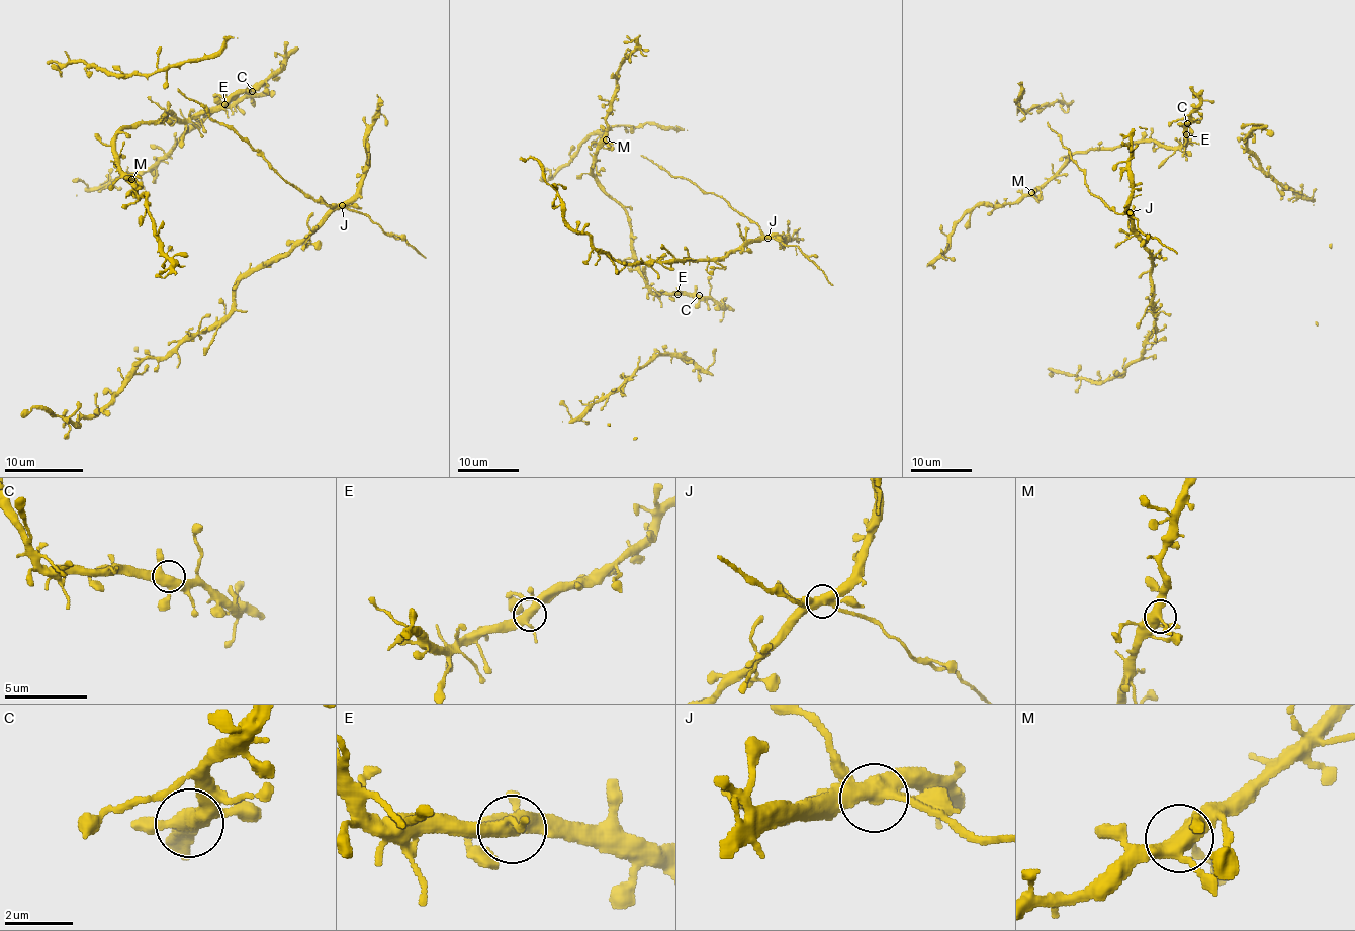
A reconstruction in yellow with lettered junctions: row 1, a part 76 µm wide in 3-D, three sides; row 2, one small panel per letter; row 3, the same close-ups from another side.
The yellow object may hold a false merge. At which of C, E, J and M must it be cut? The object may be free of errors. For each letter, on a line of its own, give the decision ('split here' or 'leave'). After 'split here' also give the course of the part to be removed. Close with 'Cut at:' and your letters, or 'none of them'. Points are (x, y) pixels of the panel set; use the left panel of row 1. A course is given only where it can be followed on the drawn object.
C: leave
E: leave
J: leave
M: leave
Cut at: none of them

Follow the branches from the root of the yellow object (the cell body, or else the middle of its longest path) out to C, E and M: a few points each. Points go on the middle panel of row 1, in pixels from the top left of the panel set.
C: (630, 205), (625, 208), (625, 214), (634, 265), (645, 283), (654, 292), (699, 295)
E: (630, 205), (625, 208), (625, 214), (636, 268), (654, 292), (678, 294)
M: (630, 205), (621, 207), (594, 177), (594, 155), (606, 140)

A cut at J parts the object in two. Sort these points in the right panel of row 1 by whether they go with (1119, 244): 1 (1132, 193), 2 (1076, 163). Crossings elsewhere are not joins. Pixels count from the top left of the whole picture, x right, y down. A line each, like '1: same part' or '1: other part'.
1: same part
2: other part

